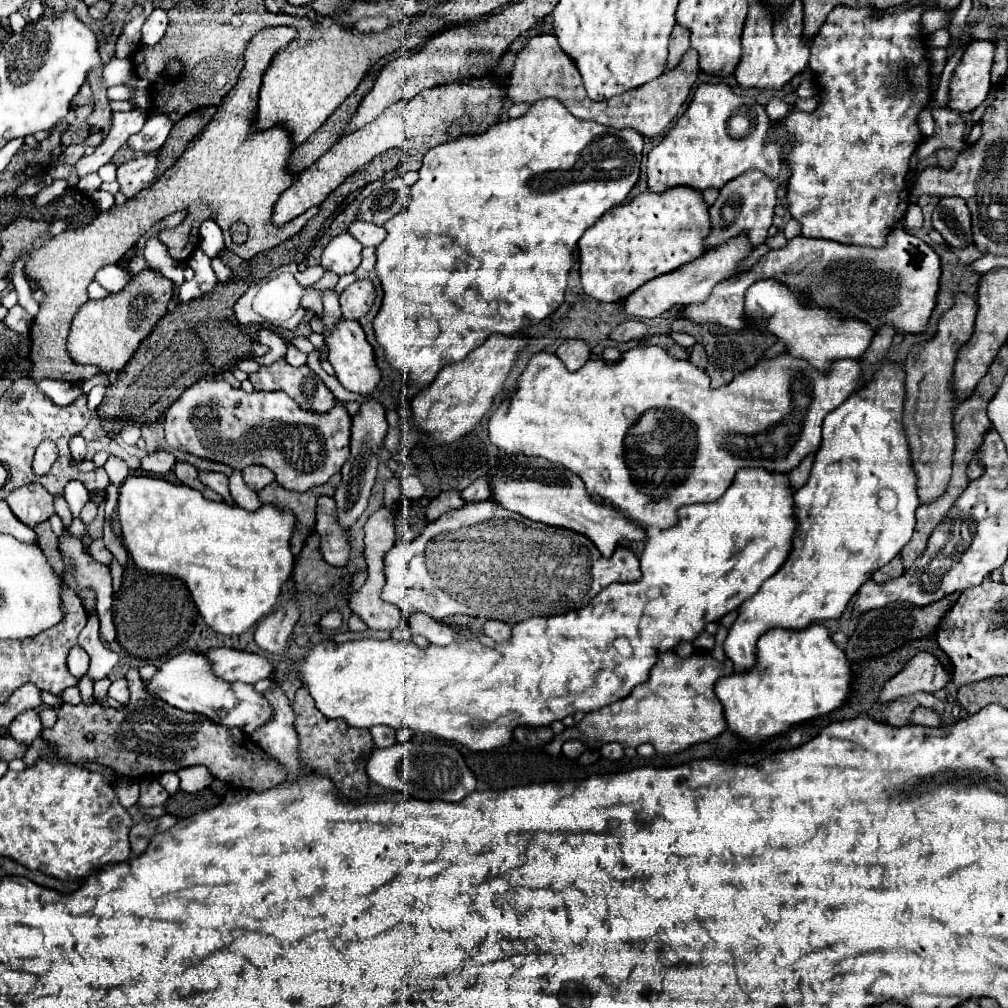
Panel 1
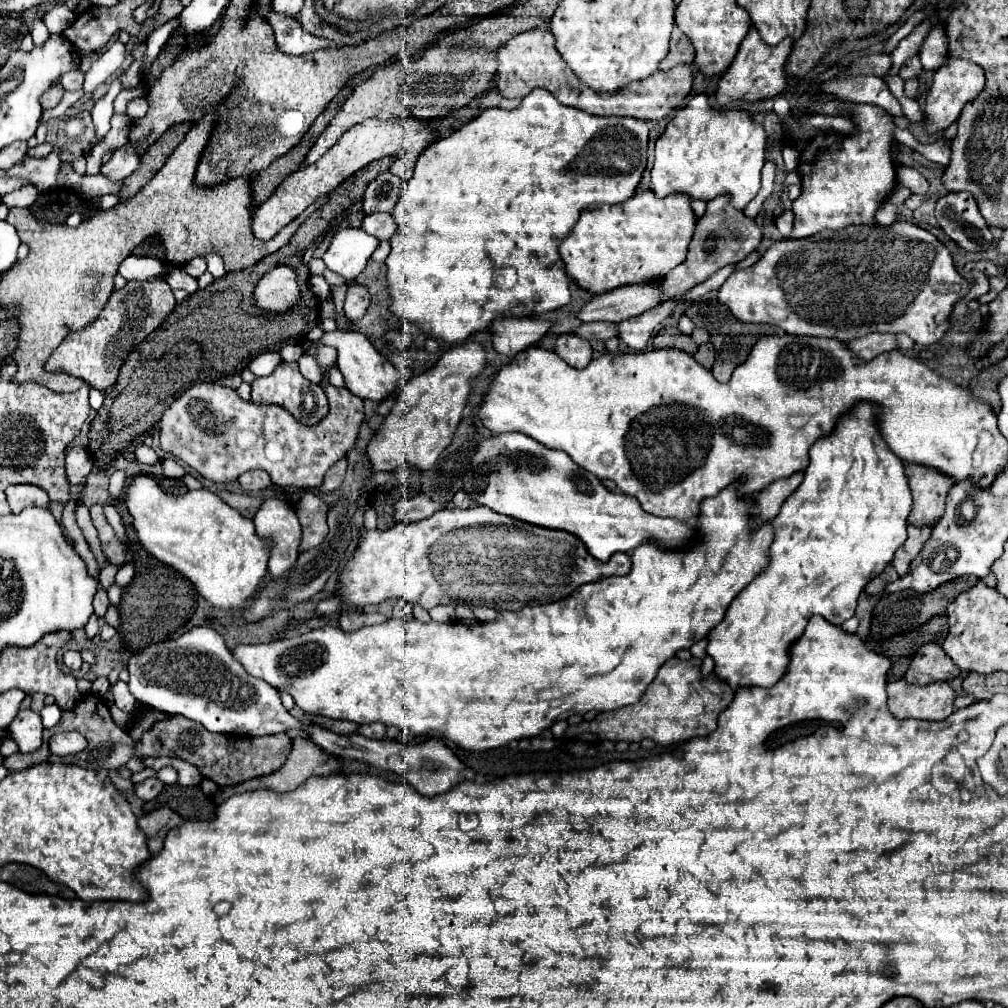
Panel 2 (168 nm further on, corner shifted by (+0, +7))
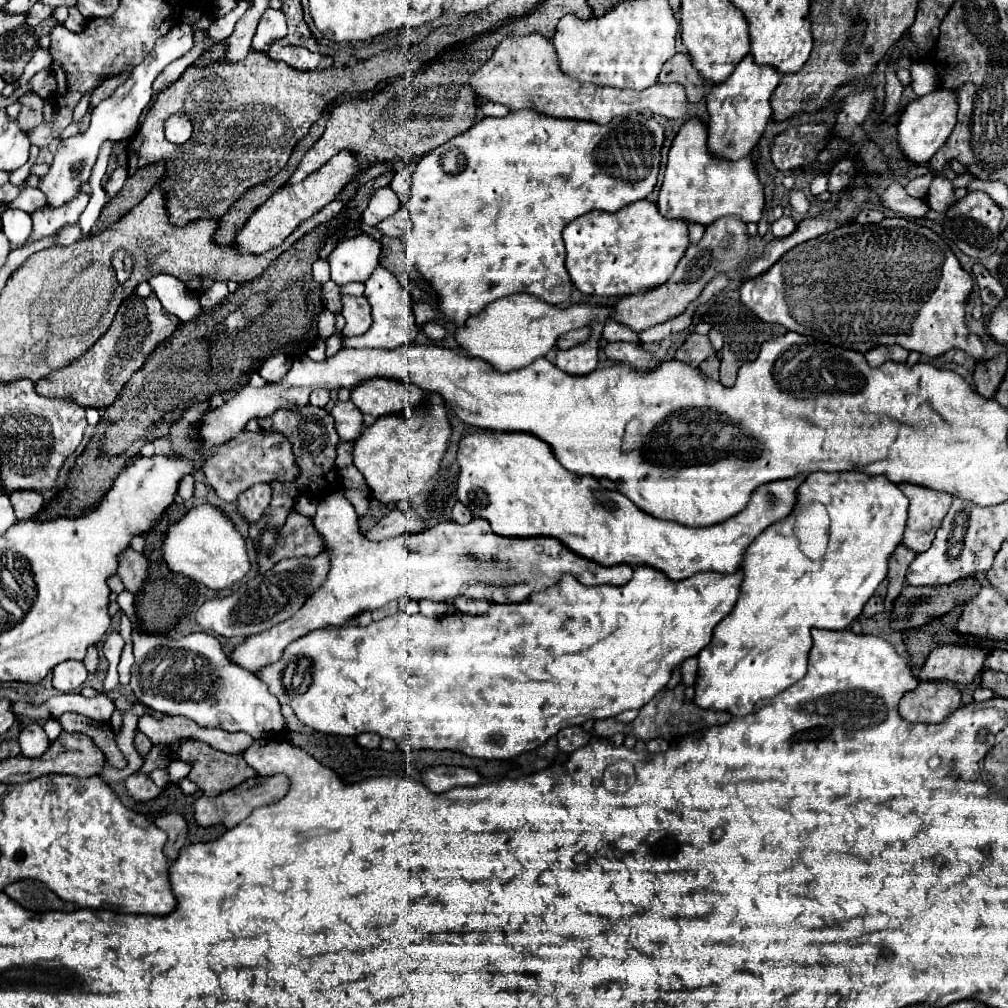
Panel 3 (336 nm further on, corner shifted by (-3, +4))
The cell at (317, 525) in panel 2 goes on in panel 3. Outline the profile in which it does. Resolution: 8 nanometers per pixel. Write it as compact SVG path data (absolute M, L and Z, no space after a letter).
M292 511L286 517L284 527L280 529L280 537L276 539L276 545L272 549L258 551L256 563L258 571L264 573L268 567L276 565L276 561L286 557L316 557L316 553L322 551L322 539L316 533L312 519Z

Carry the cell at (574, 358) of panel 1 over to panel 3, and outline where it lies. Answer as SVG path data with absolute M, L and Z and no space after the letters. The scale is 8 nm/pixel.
M591 323L591 335L582 345L574 345L570 349L558 351L556 367L570 375L586 375L596 369L596 355L598 355L598 343L602 337L604 324Z

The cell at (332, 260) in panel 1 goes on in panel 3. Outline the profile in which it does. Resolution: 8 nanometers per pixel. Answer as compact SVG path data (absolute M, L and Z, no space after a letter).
M358 235L342 241L330 253L332 281L336 285L346 285L354 281L366 283L372 271L378 267L378 257L380 245L368 235Z

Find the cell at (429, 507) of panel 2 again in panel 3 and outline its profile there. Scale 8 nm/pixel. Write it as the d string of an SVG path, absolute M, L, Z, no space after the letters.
M392 509L370 531L366 531L364 537L370 541L382 541L382 539L390 539L390 537L400 537L404 533L420 533L422 529L424 529L422 519L414 517L412 513Z

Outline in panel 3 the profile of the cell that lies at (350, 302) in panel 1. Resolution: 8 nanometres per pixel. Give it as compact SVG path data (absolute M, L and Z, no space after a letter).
M342 297L344 303L344 319L346 319L346 327L342 331L342 335L352 337L352 335L362 335L370 329L372 325L372 315L370 315L370 305L366 301L366 297Z

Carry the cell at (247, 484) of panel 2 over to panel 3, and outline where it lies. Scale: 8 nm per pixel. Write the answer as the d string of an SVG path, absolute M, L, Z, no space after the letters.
M258 483L238 497L238 513L248 521L248 525L256 523L264 515L270 505L270 493L268 483Z

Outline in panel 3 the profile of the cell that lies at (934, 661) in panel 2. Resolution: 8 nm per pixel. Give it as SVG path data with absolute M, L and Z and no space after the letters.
M964 645L936 647L920 671L920 681L950 681L968 685L984 669L986 649Z

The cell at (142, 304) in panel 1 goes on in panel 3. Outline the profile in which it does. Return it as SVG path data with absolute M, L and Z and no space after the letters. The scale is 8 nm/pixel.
M132 295L120 305L114 323L102 335L102 339L72 365L58 369L50 373L46 379L38 381L36 393L48 399L72 399L78 405L94 409L110 407L120 395L122 387L130 381L132 373L142 369L148 355L156 349L156 345L160 345L174 333L178 323L178 317L168 313L156 297L144 299L140 295Z

